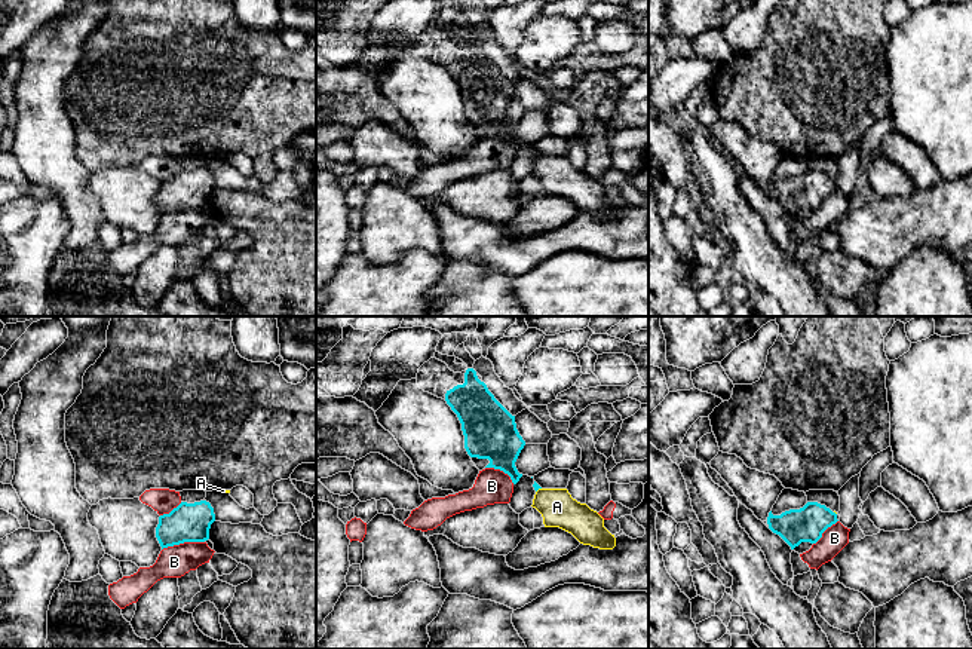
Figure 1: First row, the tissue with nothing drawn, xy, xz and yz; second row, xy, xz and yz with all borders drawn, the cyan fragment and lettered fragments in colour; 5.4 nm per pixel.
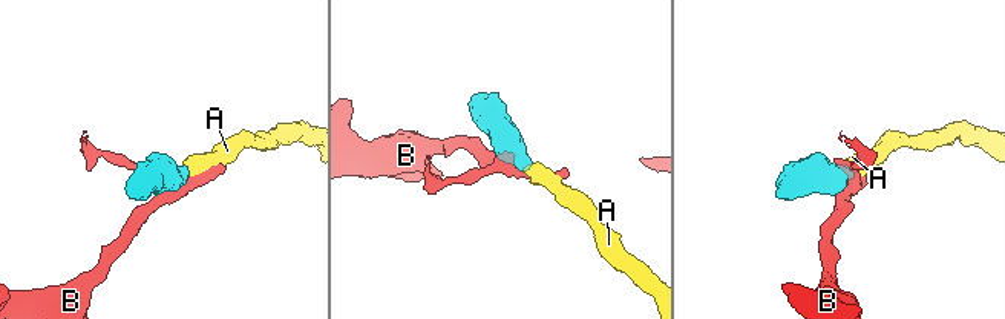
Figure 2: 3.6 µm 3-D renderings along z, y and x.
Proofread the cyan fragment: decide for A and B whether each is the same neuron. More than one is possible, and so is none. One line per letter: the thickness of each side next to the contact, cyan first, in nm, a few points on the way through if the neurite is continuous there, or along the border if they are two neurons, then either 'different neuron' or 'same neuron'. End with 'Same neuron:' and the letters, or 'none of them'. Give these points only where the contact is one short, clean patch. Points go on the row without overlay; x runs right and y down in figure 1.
A: 40/190 nm | across xz (536, 153), (537, 156), (557, 174) | same neuron
B: 200/180 nm | along xy (204, 208), (184, 208), (162, 217) | different neuron
Same neuron: A

